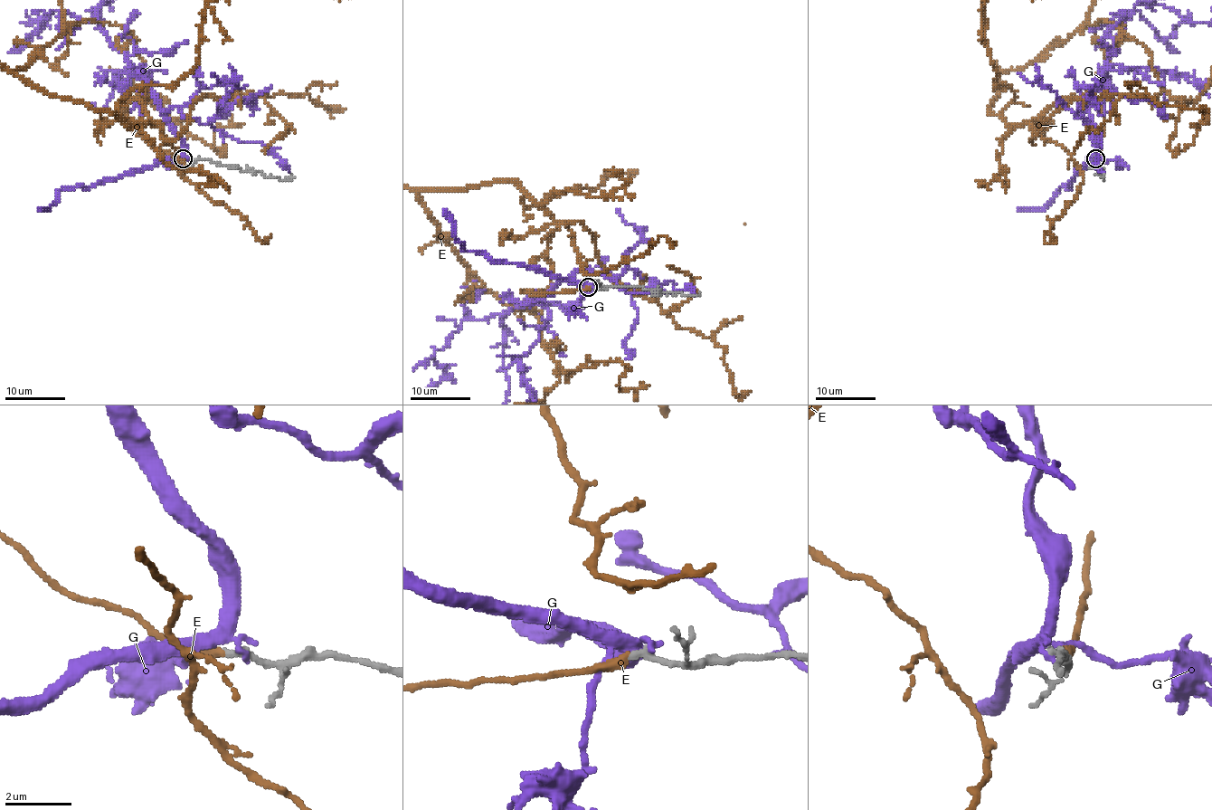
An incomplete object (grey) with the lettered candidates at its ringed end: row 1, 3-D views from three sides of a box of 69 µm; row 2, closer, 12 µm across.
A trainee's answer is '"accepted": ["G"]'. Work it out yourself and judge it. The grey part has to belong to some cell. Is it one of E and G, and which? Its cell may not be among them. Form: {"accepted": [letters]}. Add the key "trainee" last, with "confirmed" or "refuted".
{"accepted": ["E"], "trainee": "refuted"}

